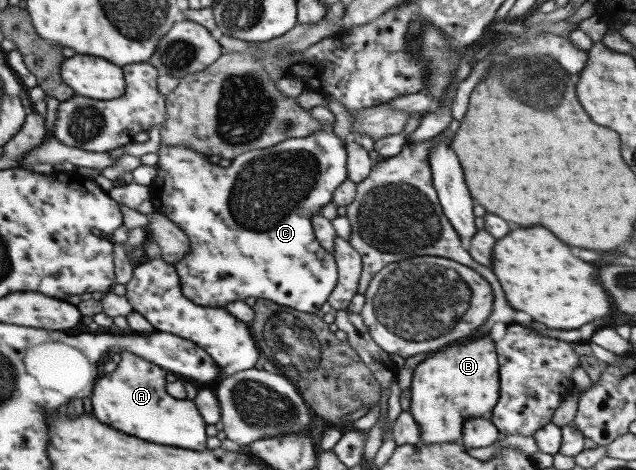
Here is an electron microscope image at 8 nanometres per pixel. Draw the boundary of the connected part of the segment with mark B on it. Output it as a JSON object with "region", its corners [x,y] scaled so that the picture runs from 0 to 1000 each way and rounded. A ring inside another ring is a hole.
{"region":[[[767,715],[712,726],[660,768],[649,783],[646,802],[642,874],[660,909],[660,943],[715,943],[725,932],[726,900],[736,887],[767,887],[783,851],[778,732]]]}

